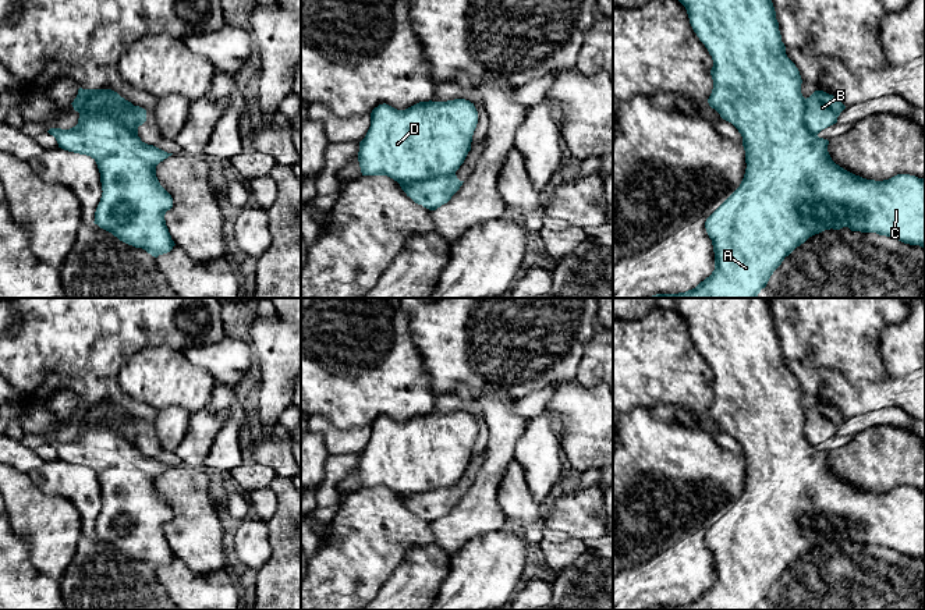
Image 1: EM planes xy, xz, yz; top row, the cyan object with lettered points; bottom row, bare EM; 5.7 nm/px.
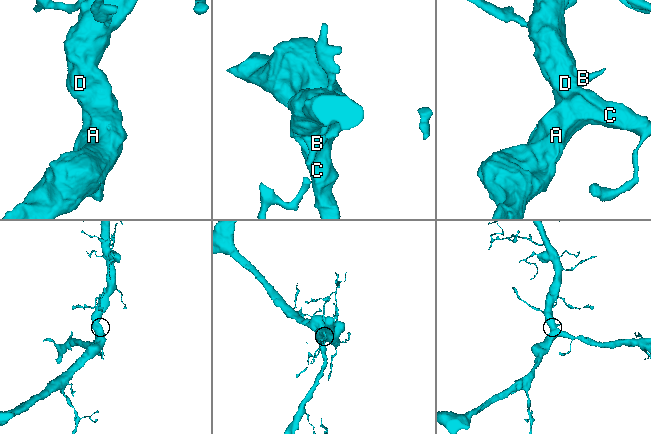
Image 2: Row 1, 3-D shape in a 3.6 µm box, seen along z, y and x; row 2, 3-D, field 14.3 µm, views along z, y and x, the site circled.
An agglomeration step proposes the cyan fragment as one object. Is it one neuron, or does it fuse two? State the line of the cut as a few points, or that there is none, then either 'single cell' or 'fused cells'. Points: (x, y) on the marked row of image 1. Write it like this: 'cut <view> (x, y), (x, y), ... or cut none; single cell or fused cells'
cut xy (107, 96), (95, 109), (84, 107); fused cells

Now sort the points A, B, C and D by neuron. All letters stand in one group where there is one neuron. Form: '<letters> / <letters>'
A C D / B

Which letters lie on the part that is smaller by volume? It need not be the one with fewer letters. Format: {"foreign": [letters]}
{"foreign": ["B"]}

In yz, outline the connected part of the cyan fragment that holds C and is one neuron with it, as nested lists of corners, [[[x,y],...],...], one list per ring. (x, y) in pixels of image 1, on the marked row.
[[[772,0],[678,1],[685,7],[694,32],[713,60],[713,89],[708,103],[741,134],[747,169],[740,187],[705,221],[715,252],[712,274],[685,292],[648,298],[758,298],[786,256],[809,237],[830,228],[848,227],[851,231],[876,233],[925,249],[925,178],[897,174],[875,181],[855,175],[832,160],[827,139],[807,128],[802,79],[786,54]]]

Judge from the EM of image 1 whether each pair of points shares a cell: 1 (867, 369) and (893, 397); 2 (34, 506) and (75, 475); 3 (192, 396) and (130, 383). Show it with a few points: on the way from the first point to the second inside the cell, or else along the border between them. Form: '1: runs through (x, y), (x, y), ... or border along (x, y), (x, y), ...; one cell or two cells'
1: border along (844, 375), (851, 382), (879, 380), (890, 376); two cells
2: border along (27, 474), (43, 492), (64, 496), (78, 511); two cells
3: runs through (177, 382), (145, 382); one cell

